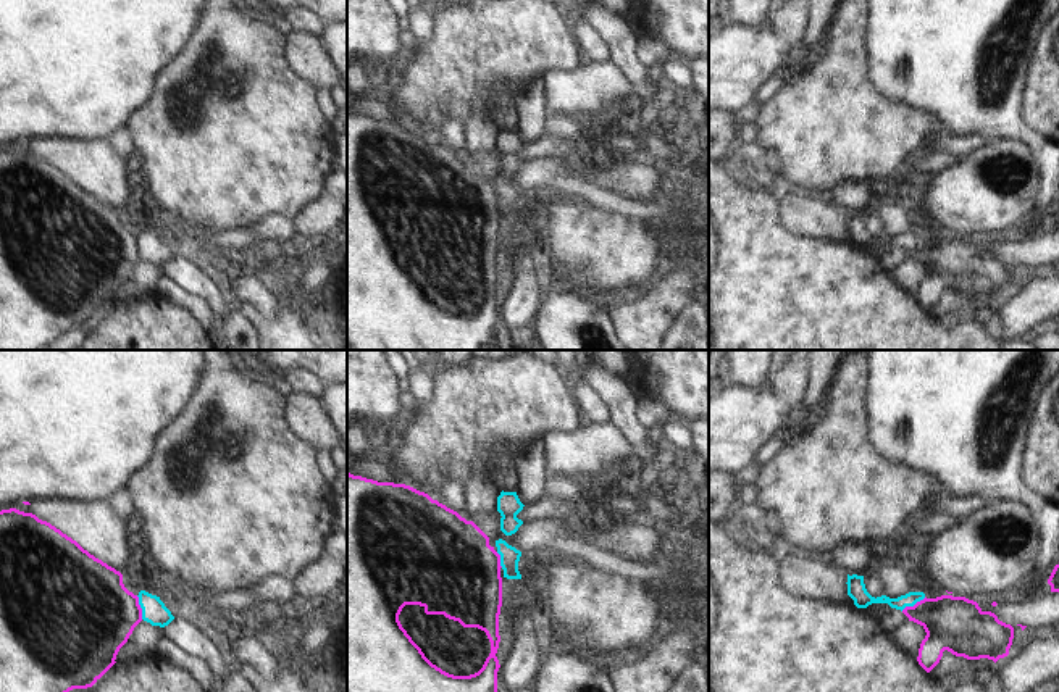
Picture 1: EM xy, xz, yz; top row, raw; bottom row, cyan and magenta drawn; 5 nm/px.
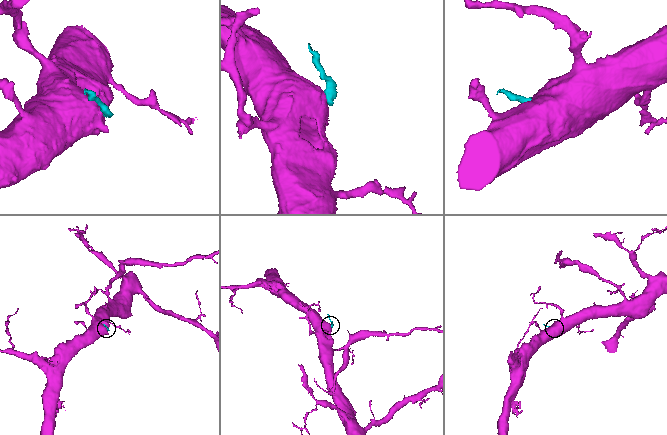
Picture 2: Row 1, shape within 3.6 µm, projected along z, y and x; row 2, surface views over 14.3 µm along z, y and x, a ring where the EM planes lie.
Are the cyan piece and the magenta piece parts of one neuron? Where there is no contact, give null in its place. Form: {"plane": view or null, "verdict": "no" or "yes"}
{"plane": "xy", "verdict": "no"}

